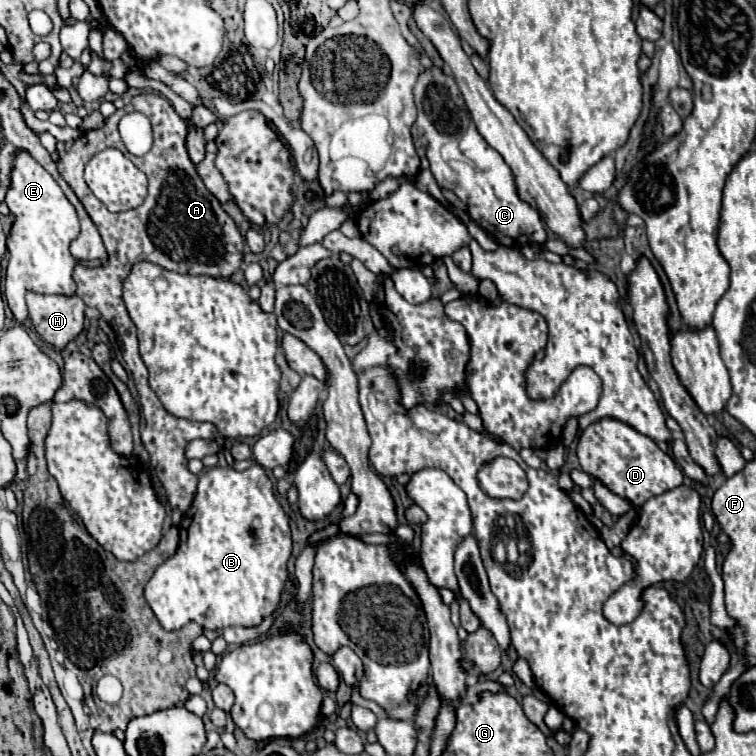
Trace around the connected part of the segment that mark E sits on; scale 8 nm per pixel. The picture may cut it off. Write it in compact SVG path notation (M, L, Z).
M17 155L13 161L13 173L11 173L11 187L5 197L7 207L15 215L15 223L11 227L11 235L7 237L7 249L9 249L9 265L5 275L5 297L9 303L9 309L13 311L15 319L23 323L29 313L25 305L25 293L45 293L45 295L73 295L75 293L75 281L73 281L73 267L77 261L69 253L71 241L79 235L79 219L75 213L75 207L67 201L61 187L55 183L55 179L29 155Z

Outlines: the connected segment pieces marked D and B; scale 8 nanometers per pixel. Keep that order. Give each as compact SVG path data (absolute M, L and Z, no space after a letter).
M611 417L599 419L581 431L577 441L577 457L585 473L599 479L609 491L631 501L635 507L641 507L651 497L657 497L683 483L683 471L665 451L657 447L653 439Z
M211 467L209 471L201 473L199 475L199 485L197 485L197 493L195 493L195 499L189 507L189 511L185 513L181 525L179 525L179 533L181 533L181 543L179 543L179 549L173 557L169 557L155 573L153 577L149 579L147 587L145 587L145 599L147 603L151 605L151 609L155 611L159 623L163 625L163 629L181 629L183 625L187 625L189 621L195 621L199 623L203 629L225 629L225 627L231 627L231 625L241 625L241 627L255 627L259 625L265 617L273 615L273 611L279 607L281 603L281 593L285 589L285 581L287 581L287 561L291 557L291 547L293 547L293 541L291 541L291 529L289 529L289 519L285 515L285 511L281 509L277 497L275 497L275 491L273 491L273 483L271 479L267 477L267 471L263 467L249 467L245 471L235 471L233 467Z

